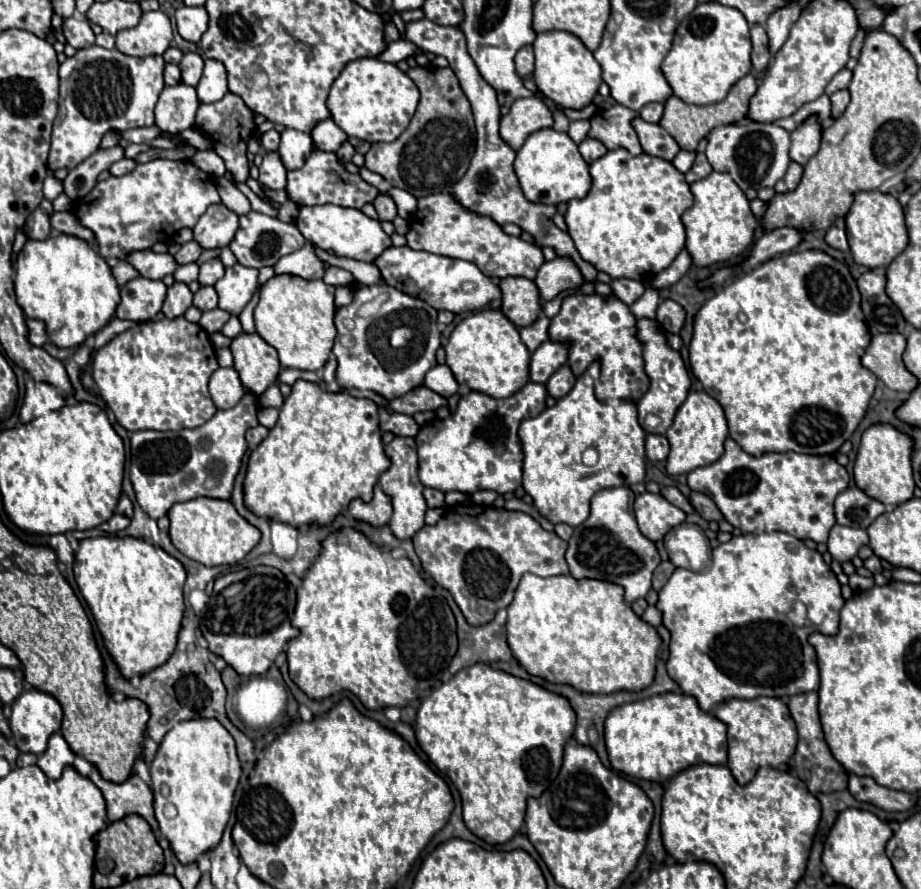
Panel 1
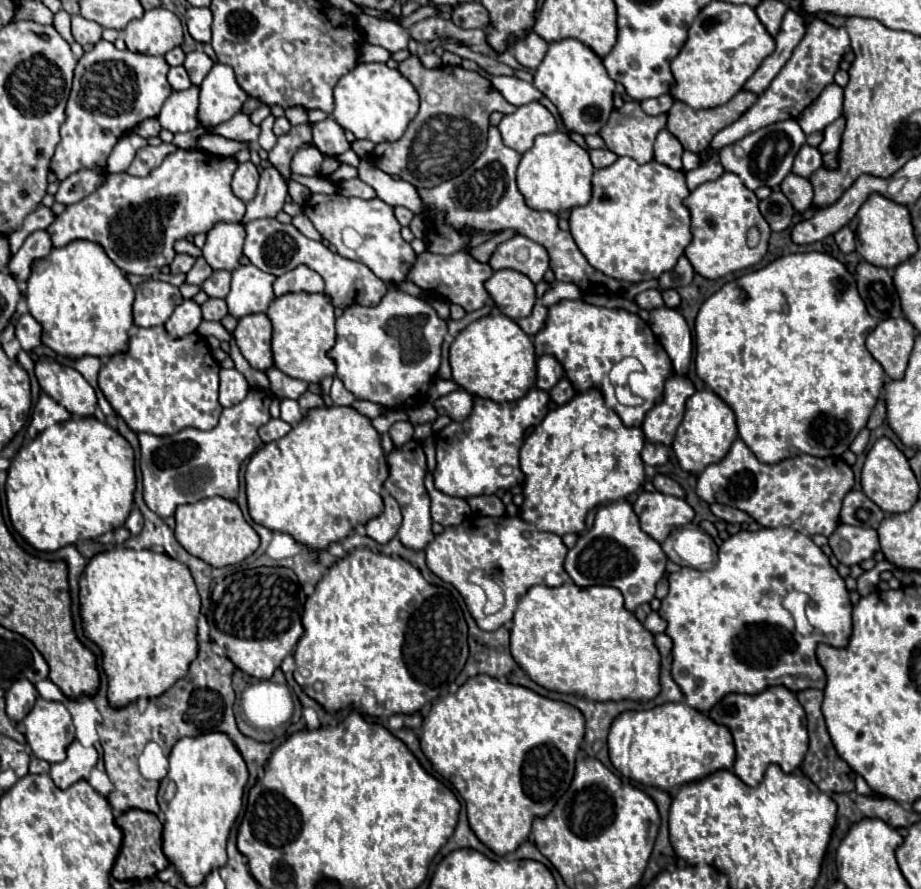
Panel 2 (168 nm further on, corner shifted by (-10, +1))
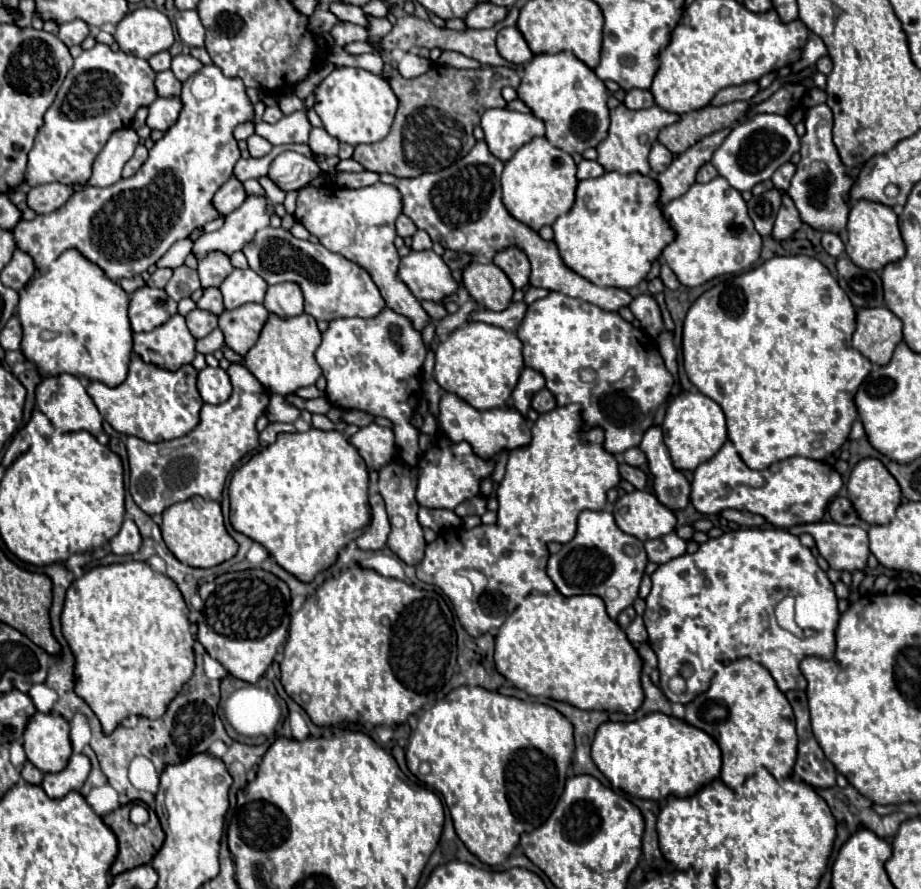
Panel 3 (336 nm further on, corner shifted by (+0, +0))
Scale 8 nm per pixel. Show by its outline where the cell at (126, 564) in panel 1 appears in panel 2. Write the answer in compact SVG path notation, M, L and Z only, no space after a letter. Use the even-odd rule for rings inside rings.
M111 549L87 563L79 579L79 615L85 637L101 649L111 707L123 709L141 697L161 697L187 675L199 651L199 607L189 569L167 553Z

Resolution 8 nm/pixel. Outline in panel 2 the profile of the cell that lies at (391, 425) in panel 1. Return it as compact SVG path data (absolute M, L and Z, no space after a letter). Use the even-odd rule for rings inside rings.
M397 421L391 425L389 429L389 435L391 435L391 441L393 441L393 447L403 447L411 437L413 437L413 431L415 427L409 423L409 421Z

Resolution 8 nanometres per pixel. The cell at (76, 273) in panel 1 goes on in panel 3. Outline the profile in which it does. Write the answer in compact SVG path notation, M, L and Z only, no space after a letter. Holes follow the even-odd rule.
M75 248L65 250L53 264L49 264L47 272L37 274L25 288L19 290L17 316L23 326L21 350L27 360L35 362L37 368L49 376L69 372L75 376L85 376L87 380L99 380L107 386L117 386L127 376L133 350L133 332L127 318L127 306L129 294L117 282L109 280L97 264L85 260L85 256L81 256Z

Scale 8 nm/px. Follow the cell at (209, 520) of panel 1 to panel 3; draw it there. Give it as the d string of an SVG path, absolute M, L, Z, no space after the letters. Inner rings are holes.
M193 496L185 502L177 502L177 504L169 506L163 512L161 534L163 534L167 548L175 554L175 558L193 568L213 568L213 566L233 558L239 550L239 544L229 536L229 532L225 528L219 502L203 500L201 496Z

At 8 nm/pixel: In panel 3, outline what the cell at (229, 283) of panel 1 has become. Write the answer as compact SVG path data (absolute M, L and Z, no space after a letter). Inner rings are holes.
M251 268L247 270L233 270L219 286L221 294L223 294L223 304L225 310L233 310L237 306L243 306L247 302L263 302L265 290L267 290L267 282L255 274Z

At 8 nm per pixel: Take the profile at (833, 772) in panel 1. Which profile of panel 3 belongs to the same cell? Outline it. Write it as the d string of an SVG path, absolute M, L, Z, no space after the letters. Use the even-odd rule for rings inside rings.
M791 690L785 694L793 706L795 722L797 722L797 736L799 736L799 754L795 762L795 774L813 788L833 788L837 784L837 770L825 758L821 746L817 744L811 720L809 720L809 706L807 694L803 690Z

